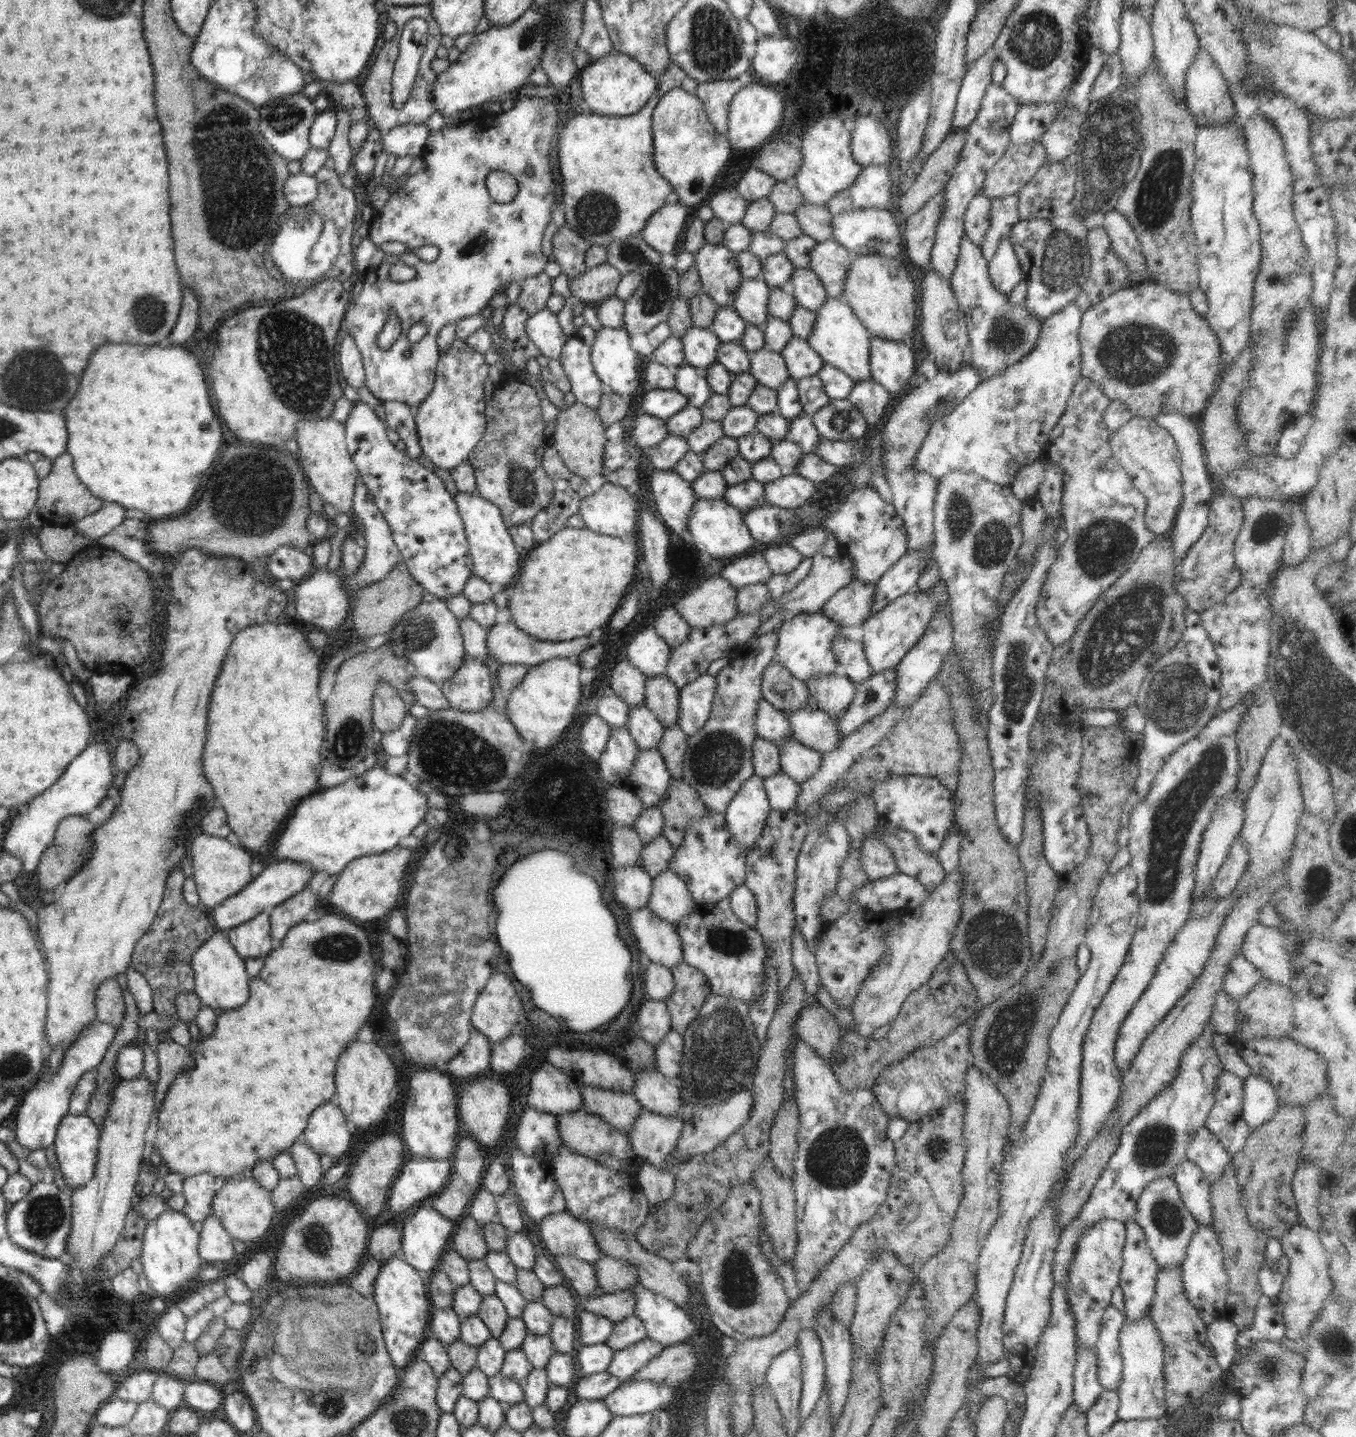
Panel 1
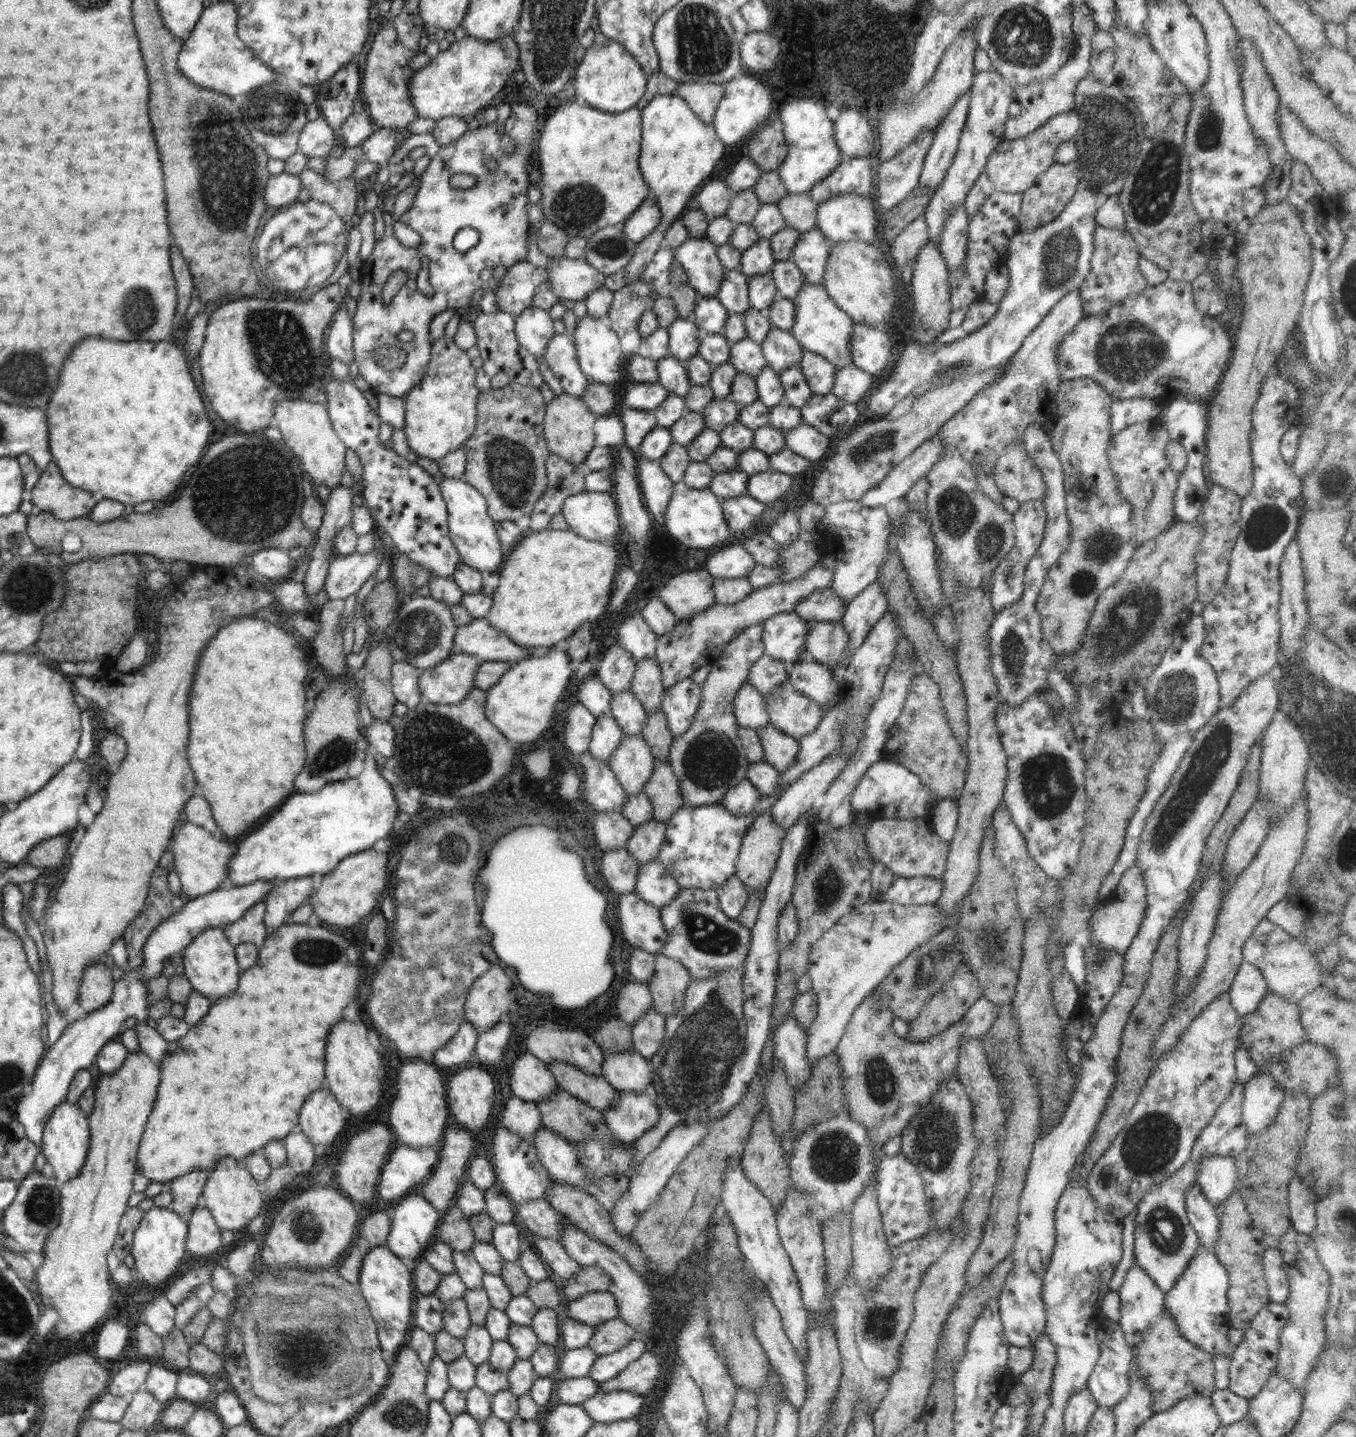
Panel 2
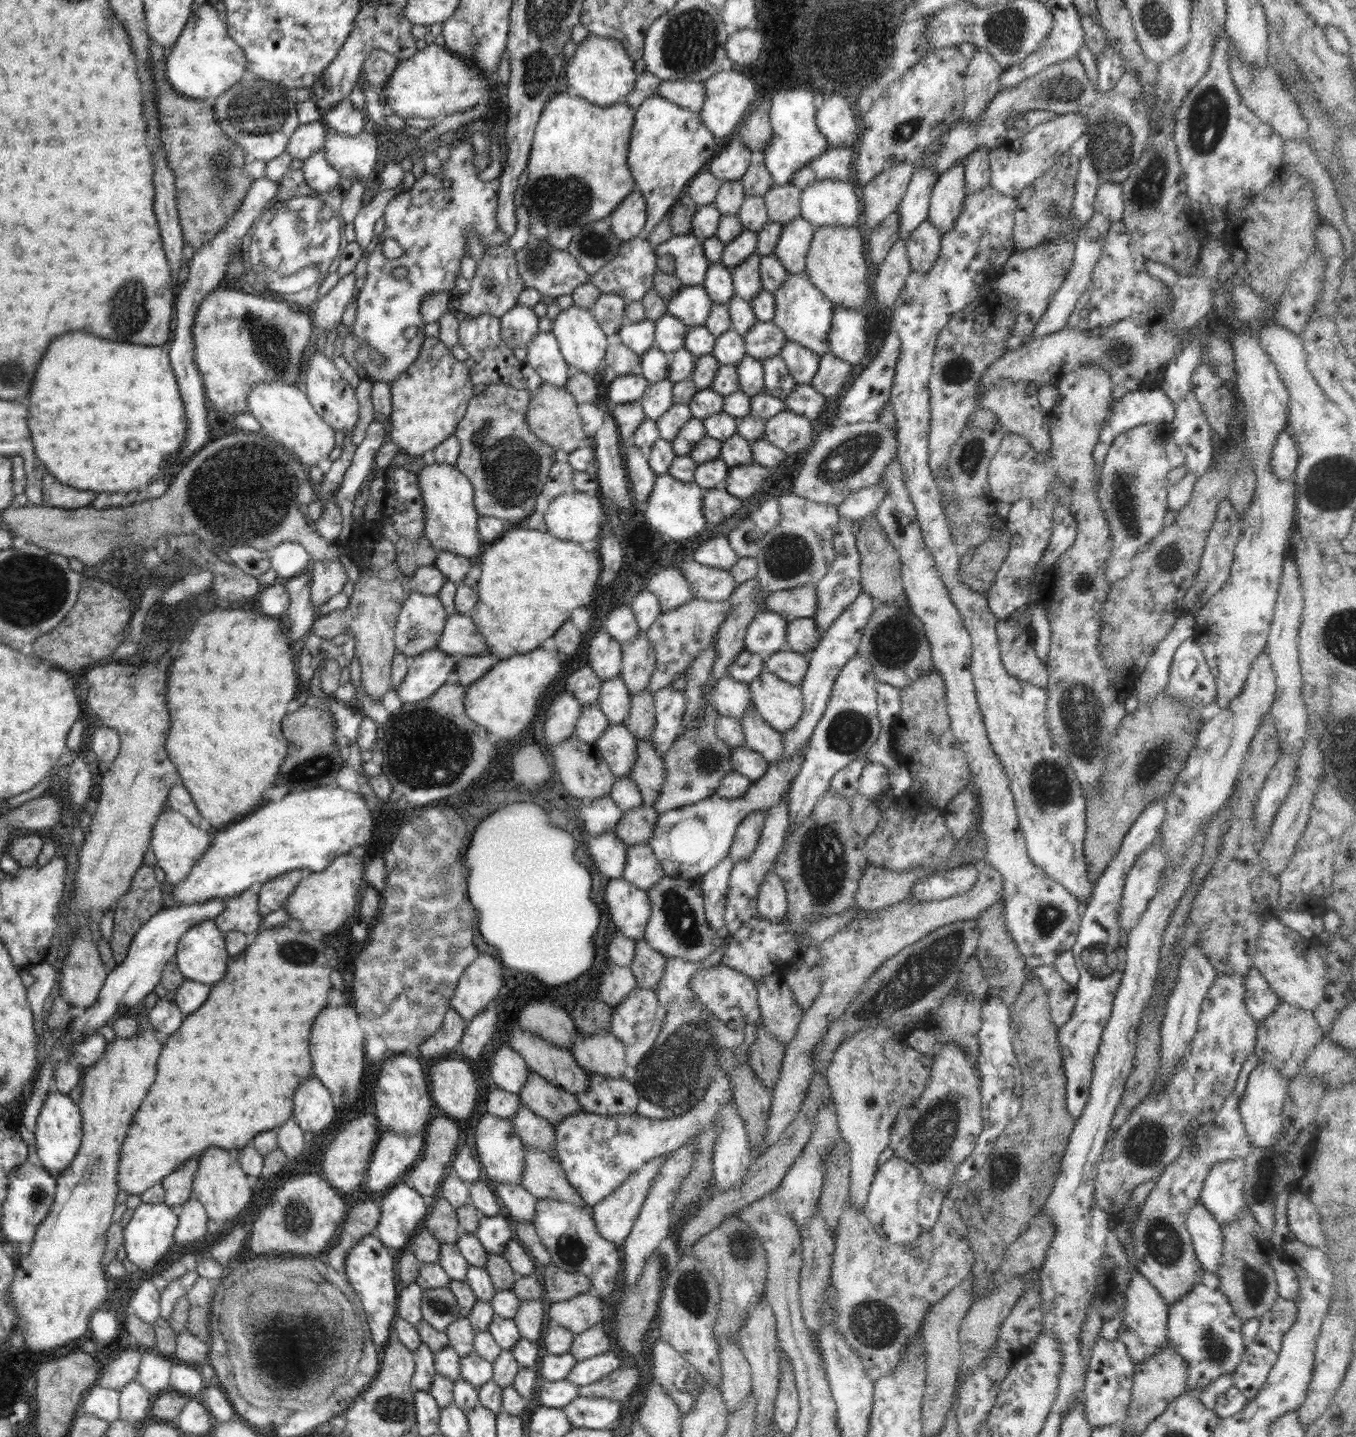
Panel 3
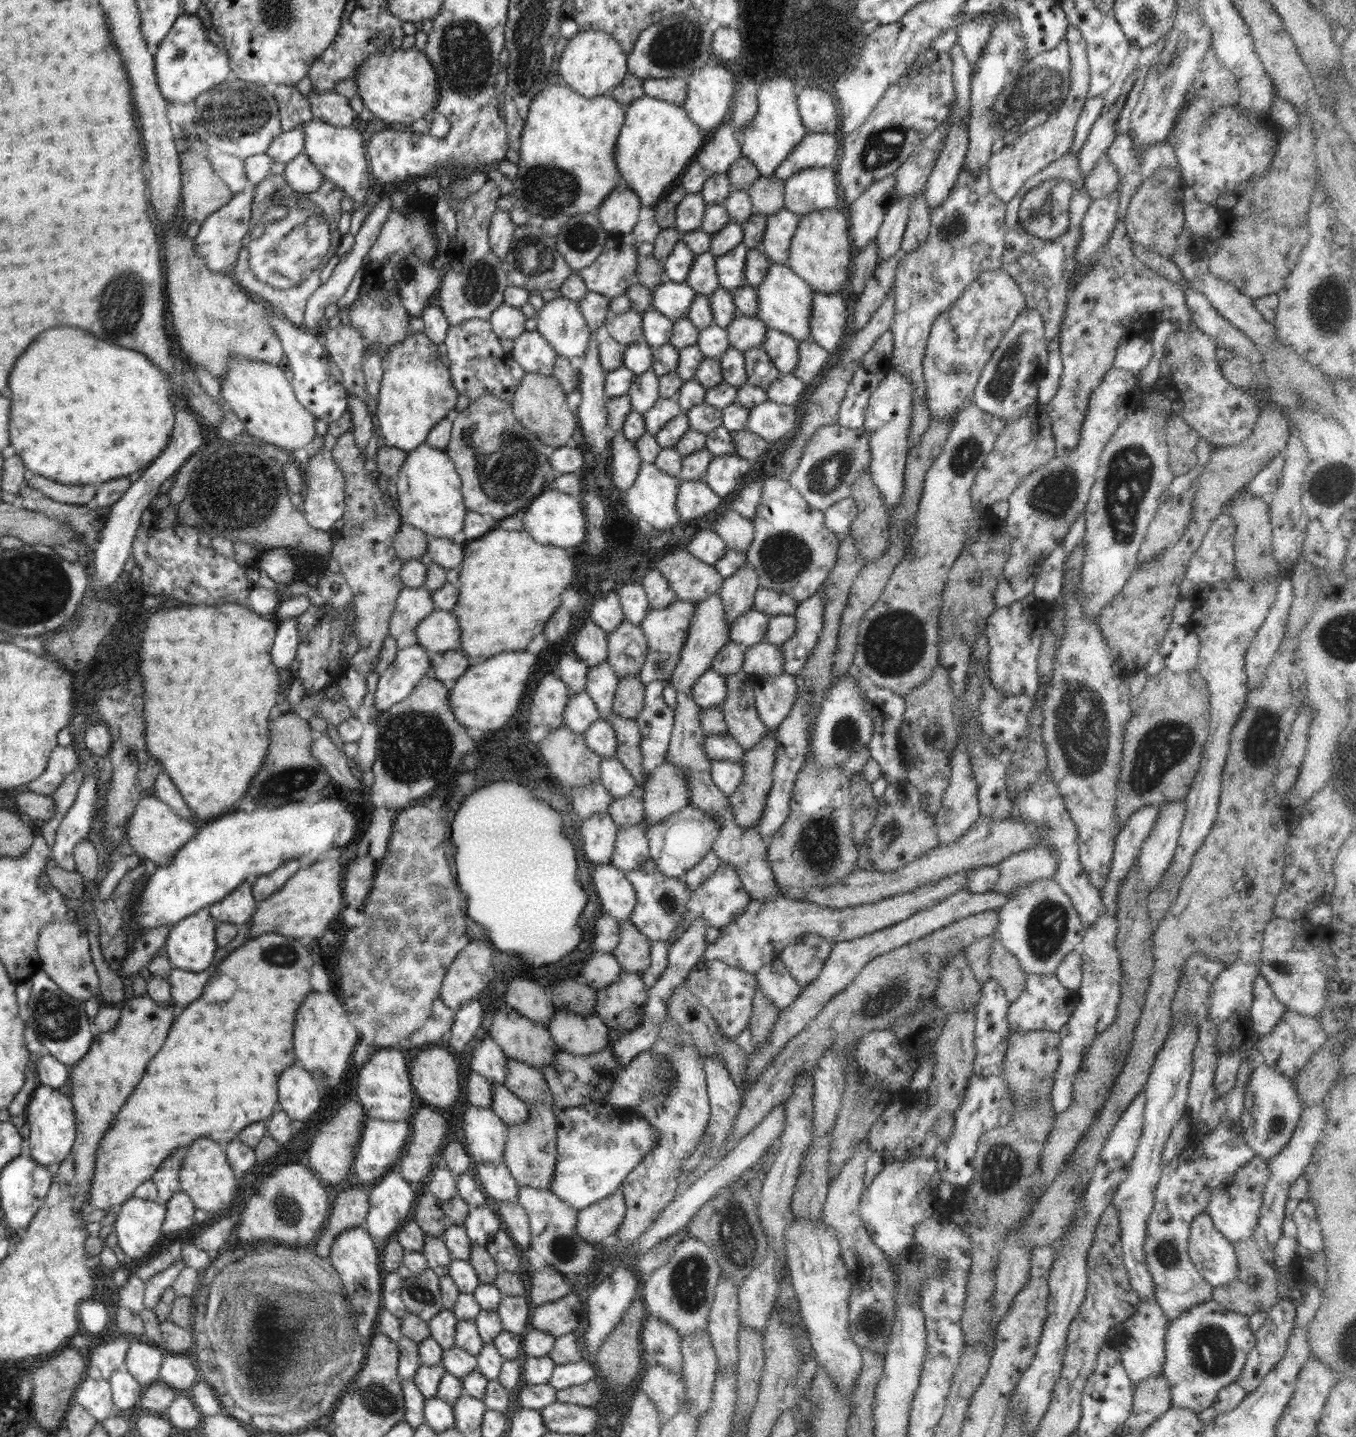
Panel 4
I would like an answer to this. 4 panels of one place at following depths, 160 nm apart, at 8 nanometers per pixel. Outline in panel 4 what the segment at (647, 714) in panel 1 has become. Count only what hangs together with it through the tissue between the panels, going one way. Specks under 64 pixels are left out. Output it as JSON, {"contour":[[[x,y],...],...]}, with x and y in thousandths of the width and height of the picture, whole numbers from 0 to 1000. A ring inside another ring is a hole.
{"contour":[[[444,461],[444,462],[434,466],[431,481],[437,486],[444,500],[453,497],[453,484],[454,484],[456,475],[457,473],[454,471],[451,463],[448,461]]]}

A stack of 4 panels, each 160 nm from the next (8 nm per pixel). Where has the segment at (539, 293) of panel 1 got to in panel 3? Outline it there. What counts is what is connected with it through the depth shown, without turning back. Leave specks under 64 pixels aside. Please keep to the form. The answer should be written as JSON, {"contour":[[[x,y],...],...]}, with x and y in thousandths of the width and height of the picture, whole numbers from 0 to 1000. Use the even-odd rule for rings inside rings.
{"contour":[[[372,170],[369,173],[358,173],[357,177],[352,181],[352,185],[350,193],[346,195],[347,203],[336,204],[336,206],[339,208],[339,213],[338,213],[339,221],[357,219],[368,221],[383,212],[382,206],[385,202],[388,202],[389,198],[386,198],[382,192],[379,174],[375,173]]]}

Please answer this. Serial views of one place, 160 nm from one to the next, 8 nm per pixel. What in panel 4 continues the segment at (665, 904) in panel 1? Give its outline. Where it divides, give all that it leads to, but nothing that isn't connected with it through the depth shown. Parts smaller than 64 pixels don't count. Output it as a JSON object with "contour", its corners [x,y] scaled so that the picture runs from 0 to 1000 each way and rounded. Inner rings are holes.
{"contour":[[[473,574],[456,575],[451,601],[461,607],[471,604],[479,597],[479,587]]]}

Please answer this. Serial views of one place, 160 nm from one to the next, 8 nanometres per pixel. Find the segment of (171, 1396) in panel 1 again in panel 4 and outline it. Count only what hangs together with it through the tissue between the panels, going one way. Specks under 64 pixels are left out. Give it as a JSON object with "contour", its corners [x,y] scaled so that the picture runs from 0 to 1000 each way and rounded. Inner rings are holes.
{"contour":[[[95,930],[94,941],[93,942],[93,953],[108,965],[117,962],[118,949],[122,941],[112,935],[106,935],[100,930]]]}

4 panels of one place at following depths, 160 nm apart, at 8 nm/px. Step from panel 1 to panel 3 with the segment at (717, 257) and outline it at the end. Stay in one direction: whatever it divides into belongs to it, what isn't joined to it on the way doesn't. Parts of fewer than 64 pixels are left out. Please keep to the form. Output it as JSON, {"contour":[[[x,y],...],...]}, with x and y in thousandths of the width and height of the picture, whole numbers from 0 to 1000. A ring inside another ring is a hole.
{"contour":[[[497,164],[492,168],[483,171],[485,179],[494,177],[497,180],[497,191],[504,198],[518,198],[524,185],[518,175],[518,167],[511,164]]]}

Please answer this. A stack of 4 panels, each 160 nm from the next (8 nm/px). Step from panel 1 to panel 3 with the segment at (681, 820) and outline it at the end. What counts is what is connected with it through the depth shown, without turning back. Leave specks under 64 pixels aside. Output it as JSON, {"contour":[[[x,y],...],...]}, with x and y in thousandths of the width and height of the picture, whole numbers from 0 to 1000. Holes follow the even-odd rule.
{"contour":[[[470,514],[470,530],[465,537],[465,542],[473,553],[474,559],[482,562],[491,543],[490,525],[485,523],[479,516]]]}

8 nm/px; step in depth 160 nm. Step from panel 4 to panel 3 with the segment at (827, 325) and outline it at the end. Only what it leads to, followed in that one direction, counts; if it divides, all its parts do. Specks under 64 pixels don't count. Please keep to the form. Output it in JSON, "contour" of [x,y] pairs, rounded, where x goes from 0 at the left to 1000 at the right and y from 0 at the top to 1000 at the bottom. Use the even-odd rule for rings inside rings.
{"contour":[[[615,212],[615,219],[611,233],[612,245],[633,255],[640,249],[640,223],[636,216]]]}

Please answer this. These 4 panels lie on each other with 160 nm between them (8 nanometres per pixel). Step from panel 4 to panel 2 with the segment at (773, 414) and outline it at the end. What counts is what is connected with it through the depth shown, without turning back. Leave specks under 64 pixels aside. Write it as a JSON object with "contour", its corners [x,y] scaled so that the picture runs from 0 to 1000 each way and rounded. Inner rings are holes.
{"contour":[[[593,293],[577,301],[577,303],[578,307],[580,307],[580,312],[599,321],[608,319],[613,308],[612,305]]]}

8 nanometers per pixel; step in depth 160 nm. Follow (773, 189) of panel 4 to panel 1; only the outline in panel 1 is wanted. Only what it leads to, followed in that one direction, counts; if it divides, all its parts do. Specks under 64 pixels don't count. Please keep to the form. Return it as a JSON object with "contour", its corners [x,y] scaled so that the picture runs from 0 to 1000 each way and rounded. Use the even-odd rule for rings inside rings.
{"contour":[[[593,141],[588,148],[586,148],[585,150],[588,152],[591,162],[600,166],[603,168],[609,168],[615,166],[614,164],[615,150],[612,149],[608,143]]]}

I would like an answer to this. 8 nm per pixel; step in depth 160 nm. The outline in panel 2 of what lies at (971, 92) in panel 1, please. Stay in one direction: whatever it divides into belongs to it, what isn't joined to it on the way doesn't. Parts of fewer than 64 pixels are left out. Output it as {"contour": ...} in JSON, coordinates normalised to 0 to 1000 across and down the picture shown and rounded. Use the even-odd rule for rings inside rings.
{"contour":[[[716,61],[709,66],[709,68],[701,76],[698,82],[690,89],[690,95],[683,107],[678,125],[678,129],[684,132],[686,134],[692,133],[699,117],[702,115],[709,90],[712,86],[715,65]]]}

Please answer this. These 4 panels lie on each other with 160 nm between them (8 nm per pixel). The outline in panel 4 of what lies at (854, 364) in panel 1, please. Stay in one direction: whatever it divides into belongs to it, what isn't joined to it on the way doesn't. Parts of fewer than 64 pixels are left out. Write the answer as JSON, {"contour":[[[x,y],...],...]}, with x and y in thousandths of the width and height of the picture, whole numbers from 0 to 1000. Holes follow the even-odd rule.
{"contour":[[[569,182],[566,191],[558,199],[559,219],[566,229],[572,229],[585,234],[588,237],[597,237],[598,235],[597,222],[600,213],[600,202],[591,192],[588,192],[580,184]]]}

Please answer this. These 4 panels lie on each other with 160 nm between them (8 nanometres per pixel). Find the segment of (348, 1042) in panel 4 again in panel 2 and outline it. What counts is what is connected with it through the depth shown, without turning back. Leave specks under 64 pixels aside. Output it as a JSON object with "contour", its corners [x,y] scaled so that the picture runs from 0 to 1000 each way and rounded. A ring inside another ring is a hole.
{"contour":[[[251,710],[240,722],[240,759],[255,770],[259,775],[268,775],[280,768],[282,765],[282,752],[284,745],[282,745],[282,730],[277,730],[271,724],[271,715],[267,711]]]}

